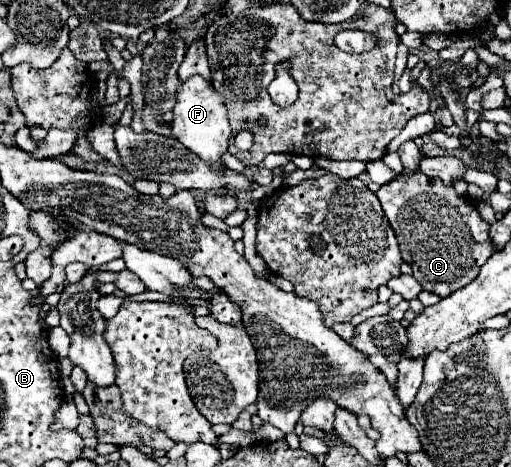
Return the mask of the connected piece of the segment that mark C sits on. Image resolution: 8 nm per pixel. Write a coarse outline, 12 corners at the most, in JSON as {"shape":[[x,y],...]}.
{"shape":[[427,175],[375,193],[401,257],[445,297],[493,255],[475,205]]}

